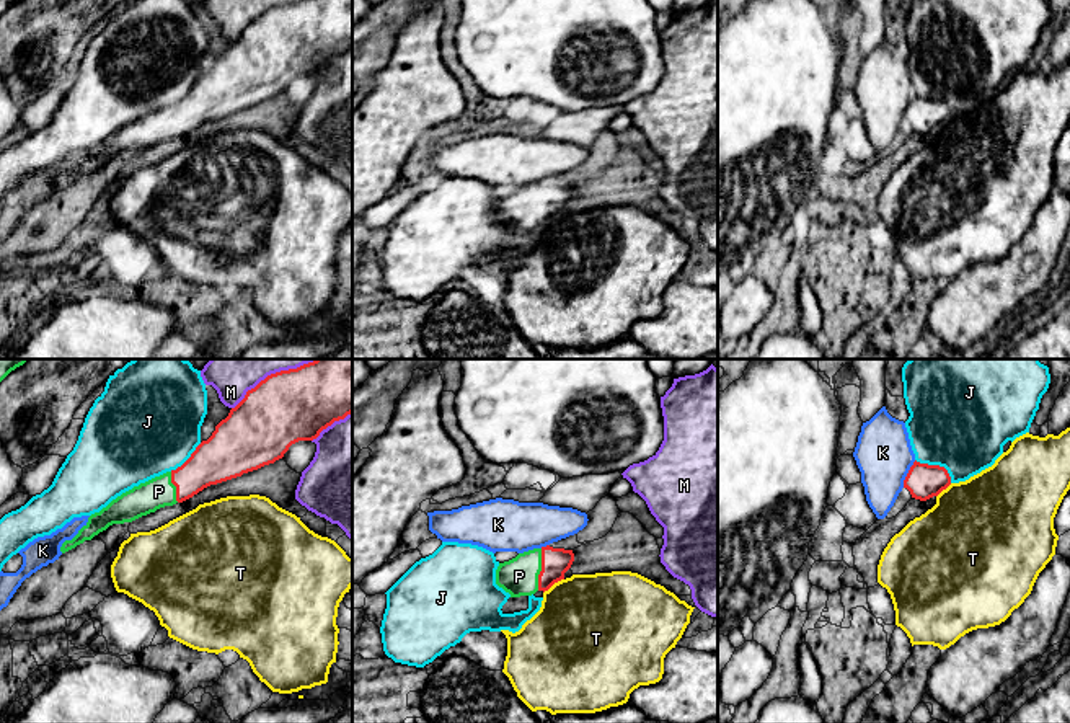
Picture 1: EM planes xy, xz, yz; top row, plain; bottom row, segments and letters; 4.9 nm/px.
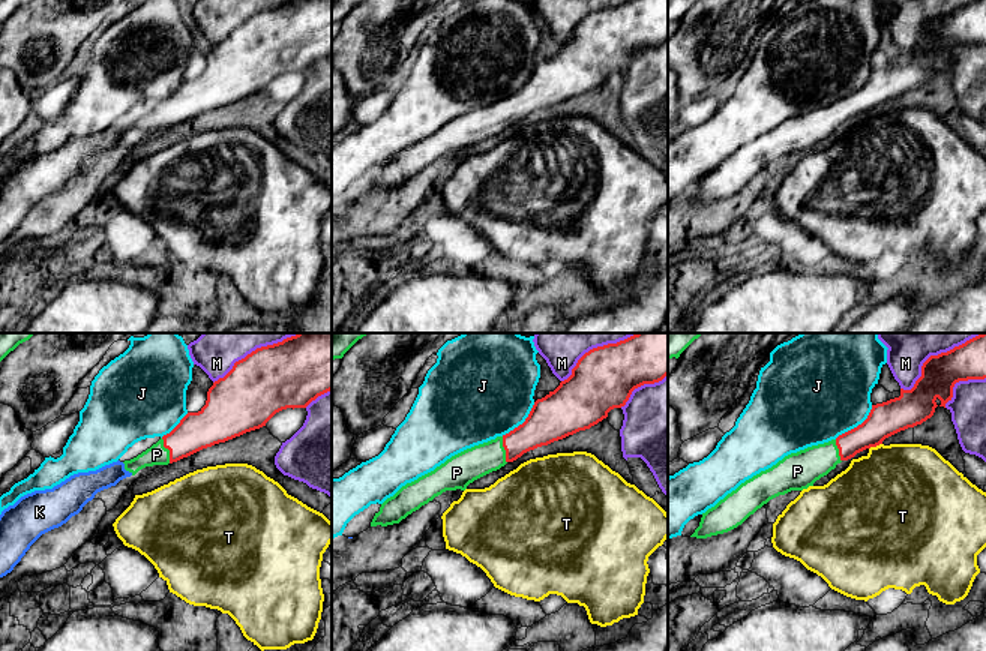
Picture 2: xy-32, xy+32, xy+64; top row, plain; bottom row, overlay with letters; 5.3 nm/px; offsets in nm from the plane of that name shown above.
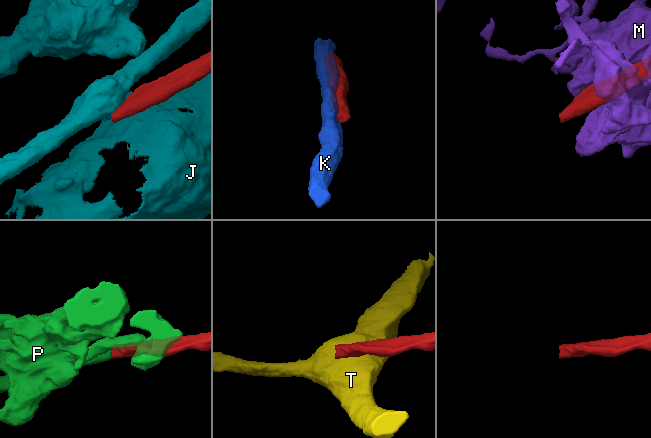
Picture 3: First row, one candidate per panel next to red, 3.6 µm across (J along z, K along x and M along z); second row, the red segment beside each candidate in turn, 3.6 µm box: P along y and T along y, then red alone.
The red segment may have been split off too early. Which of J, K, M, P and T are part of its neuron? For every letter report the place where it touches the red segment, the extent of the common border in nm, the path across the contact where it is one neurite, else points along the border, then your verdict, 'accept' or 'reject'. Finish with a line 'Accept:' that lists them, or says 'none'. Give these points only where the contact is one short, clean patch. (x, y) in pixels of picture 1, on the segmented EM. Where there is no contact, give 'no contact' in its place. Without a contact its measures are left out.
J: contact yz (937, 465); length 220 nm; border yz (915, 459), (941, 465), (951, 482); reject
K: contact yz (907, 474); length 150 nm; reject
M: contact xy (273, 374); length 480 nm; reject
P: contact xz (542, 570); length 200 nm; way xz (555, 562), (542, 570), (532, 570), (519, 576); accept
T: contact xz (553, 583); length 130 nm; border xz (563, 578), (543, 593); reject
Accept: P

